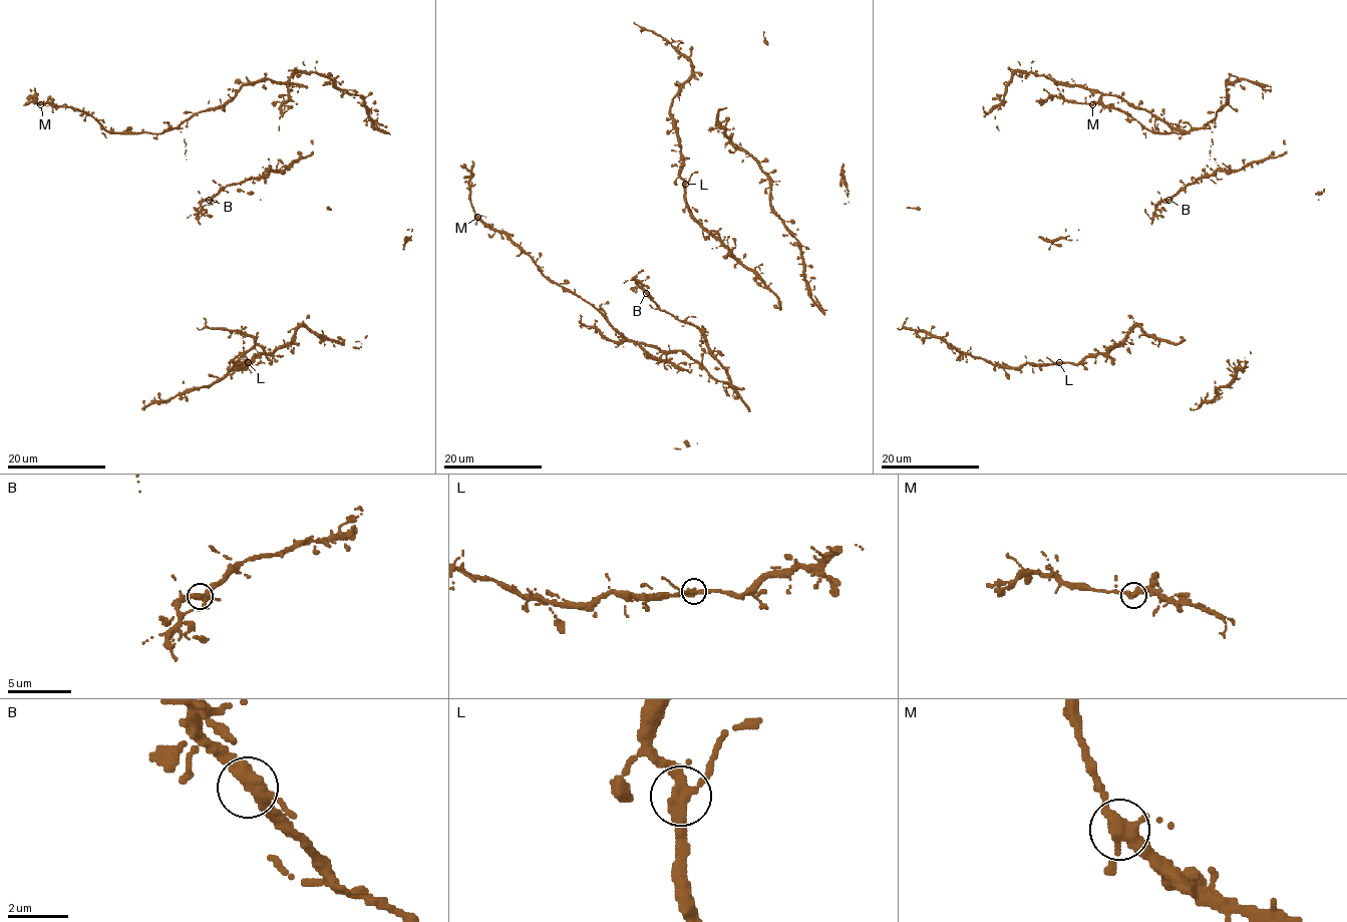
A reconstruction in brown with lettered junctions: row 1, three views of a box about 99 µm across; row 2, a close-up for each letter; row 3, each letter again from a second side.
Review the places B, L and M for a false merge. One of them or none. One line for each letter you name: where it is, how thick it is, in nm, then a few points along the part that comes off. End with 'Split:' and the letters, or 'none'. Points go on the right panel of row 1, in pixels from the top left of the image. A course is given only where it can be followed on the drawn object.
Split: none

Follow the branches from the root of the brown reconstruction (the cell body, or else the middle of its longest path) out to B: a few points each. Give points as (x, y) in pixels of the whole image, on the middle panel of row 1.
B: (660, 309), (646, 293)

